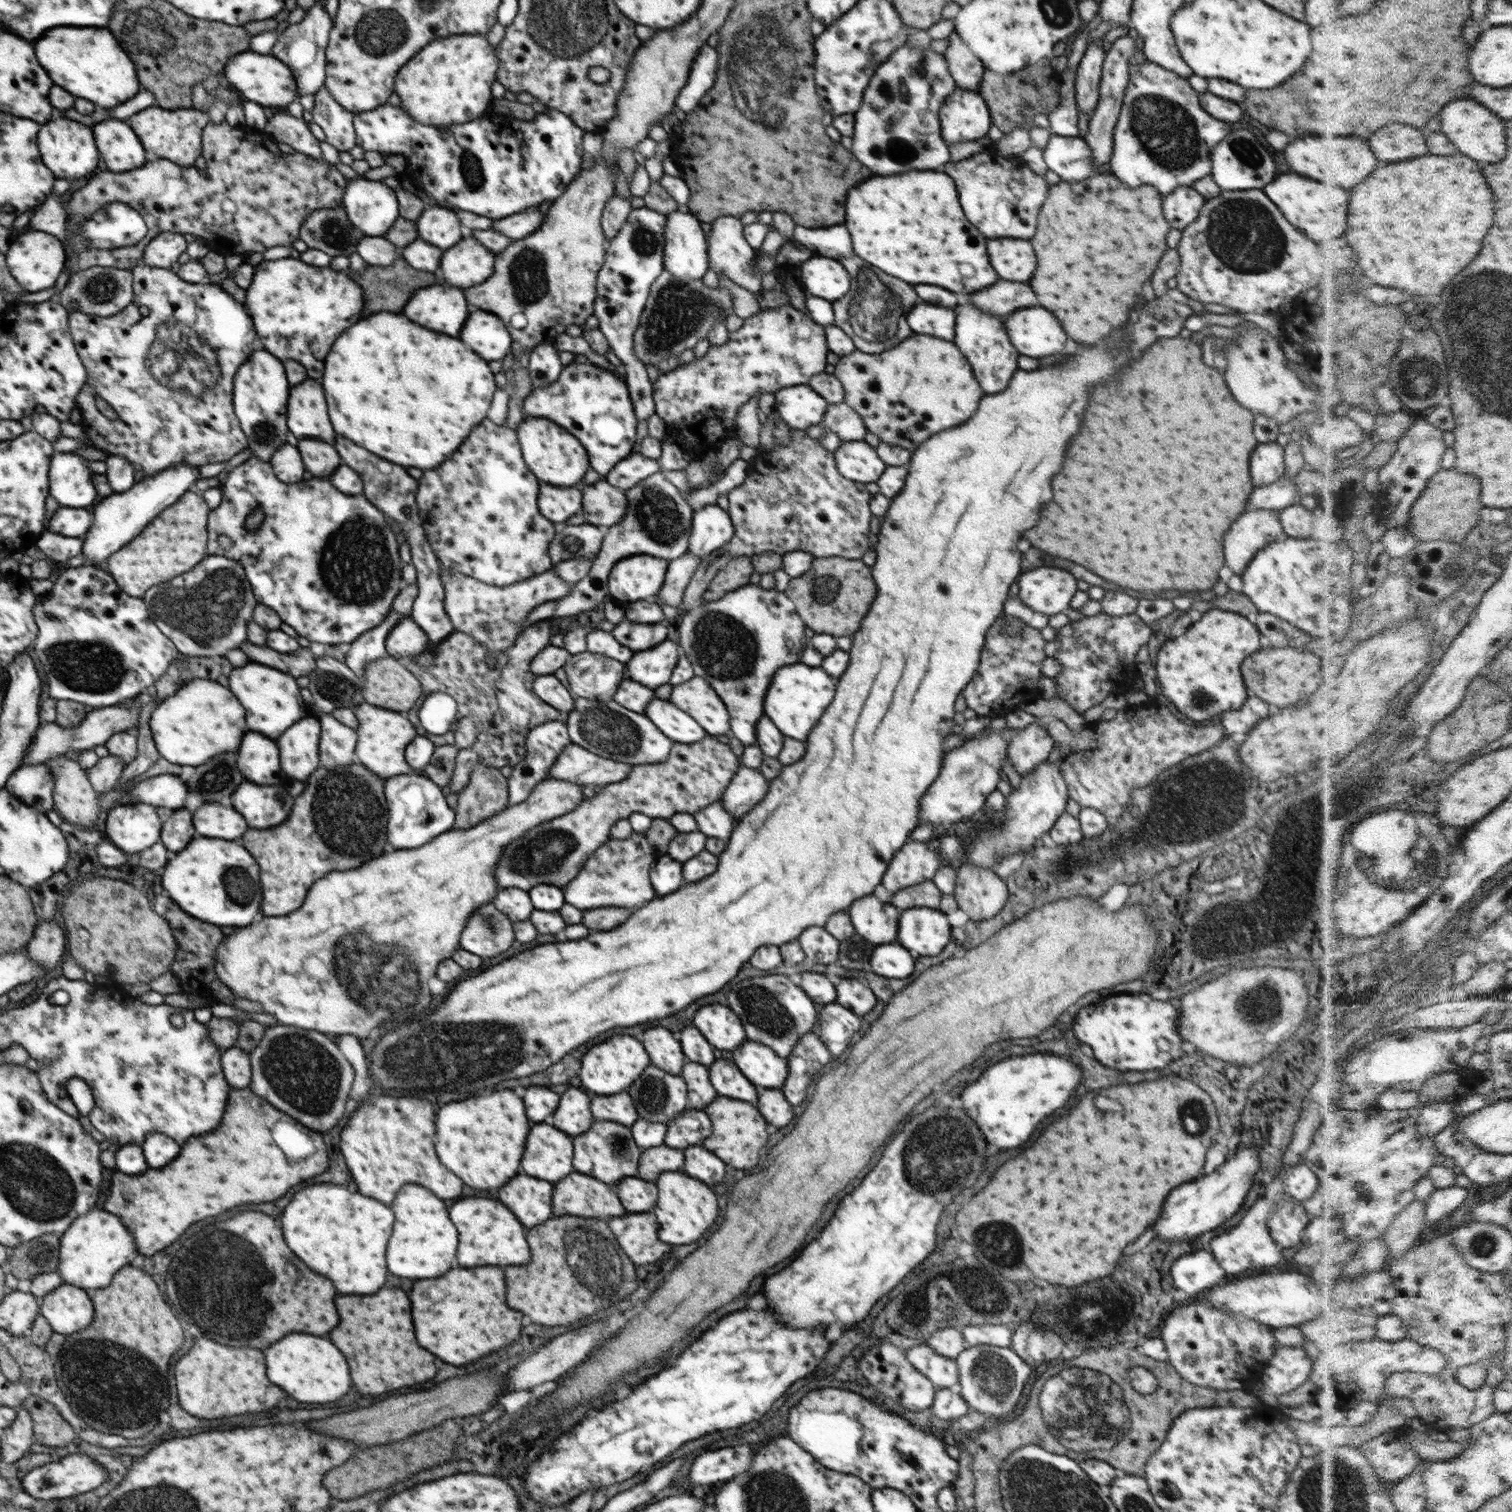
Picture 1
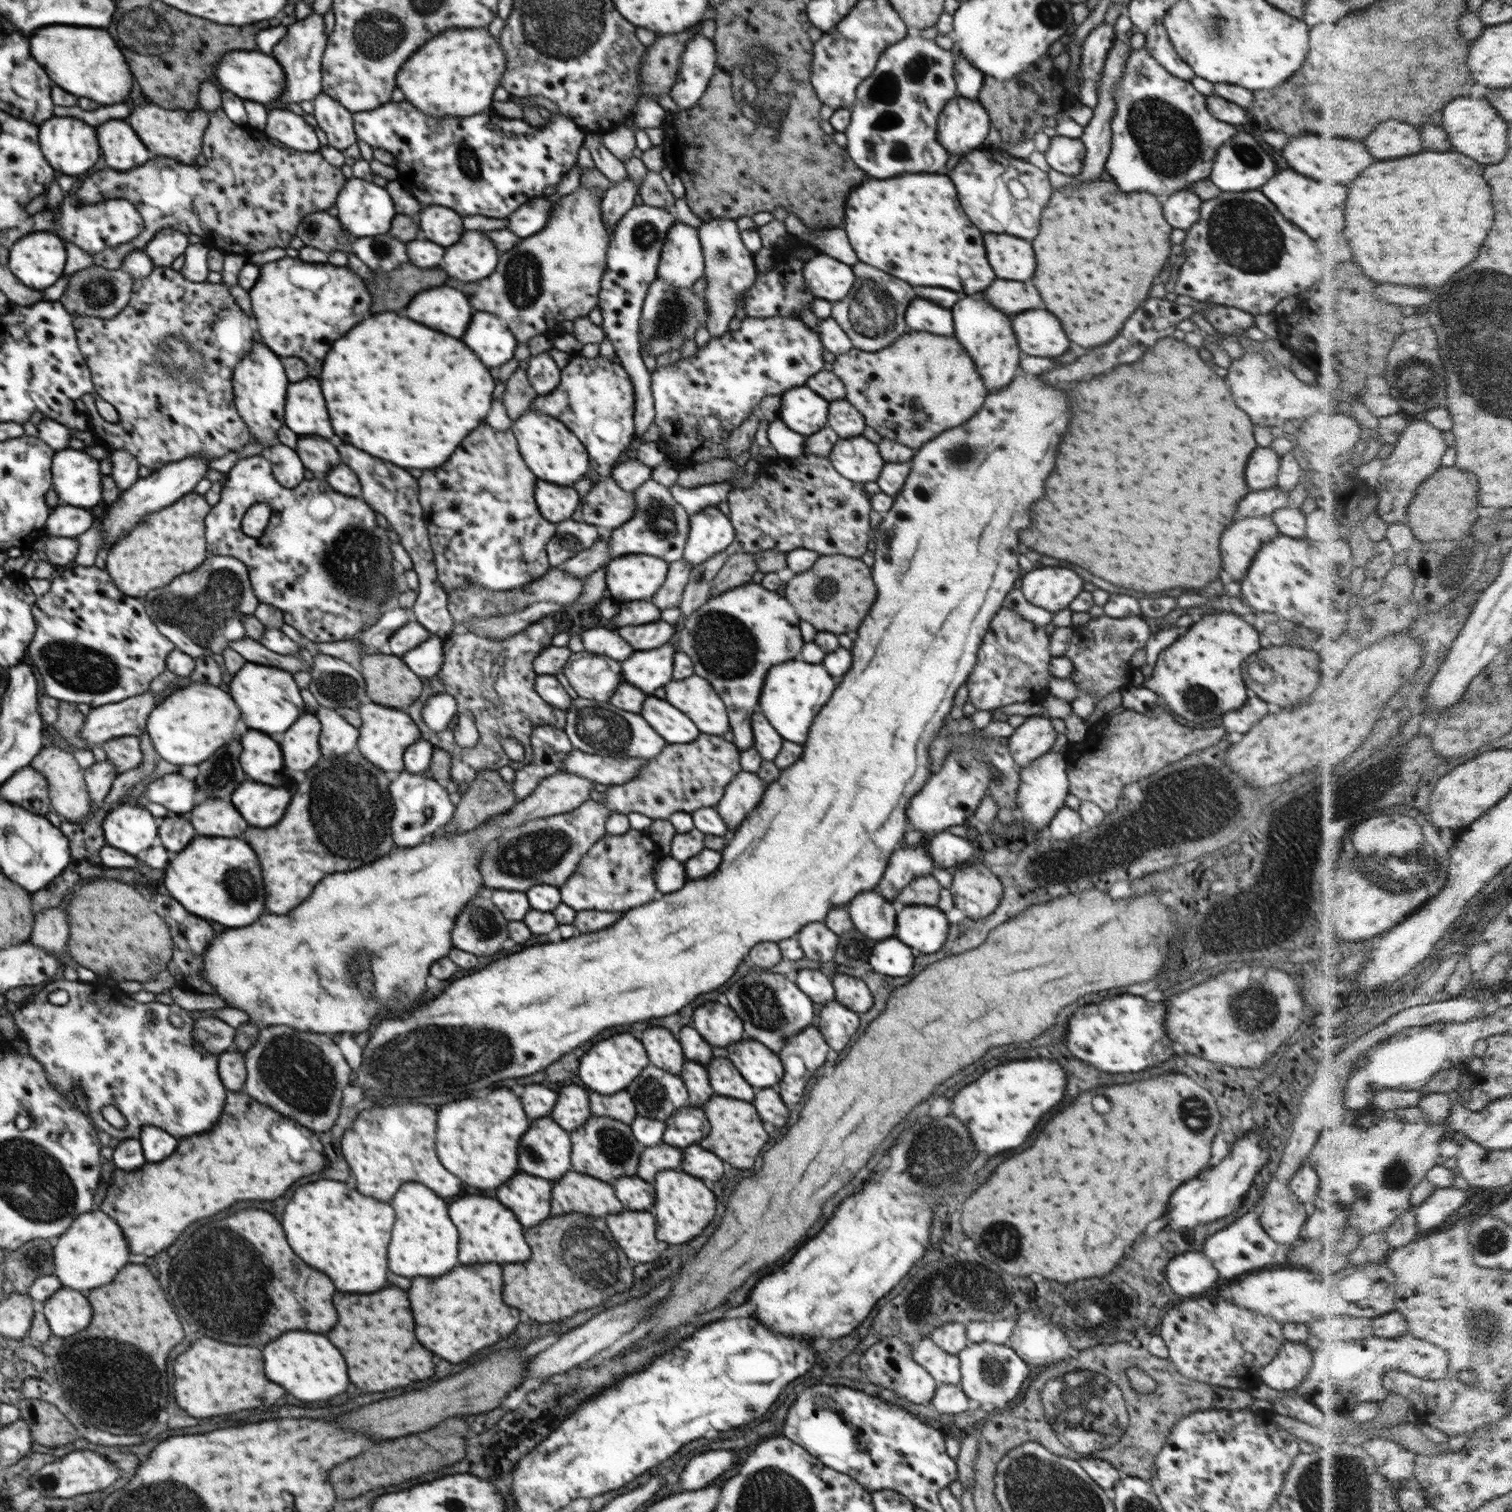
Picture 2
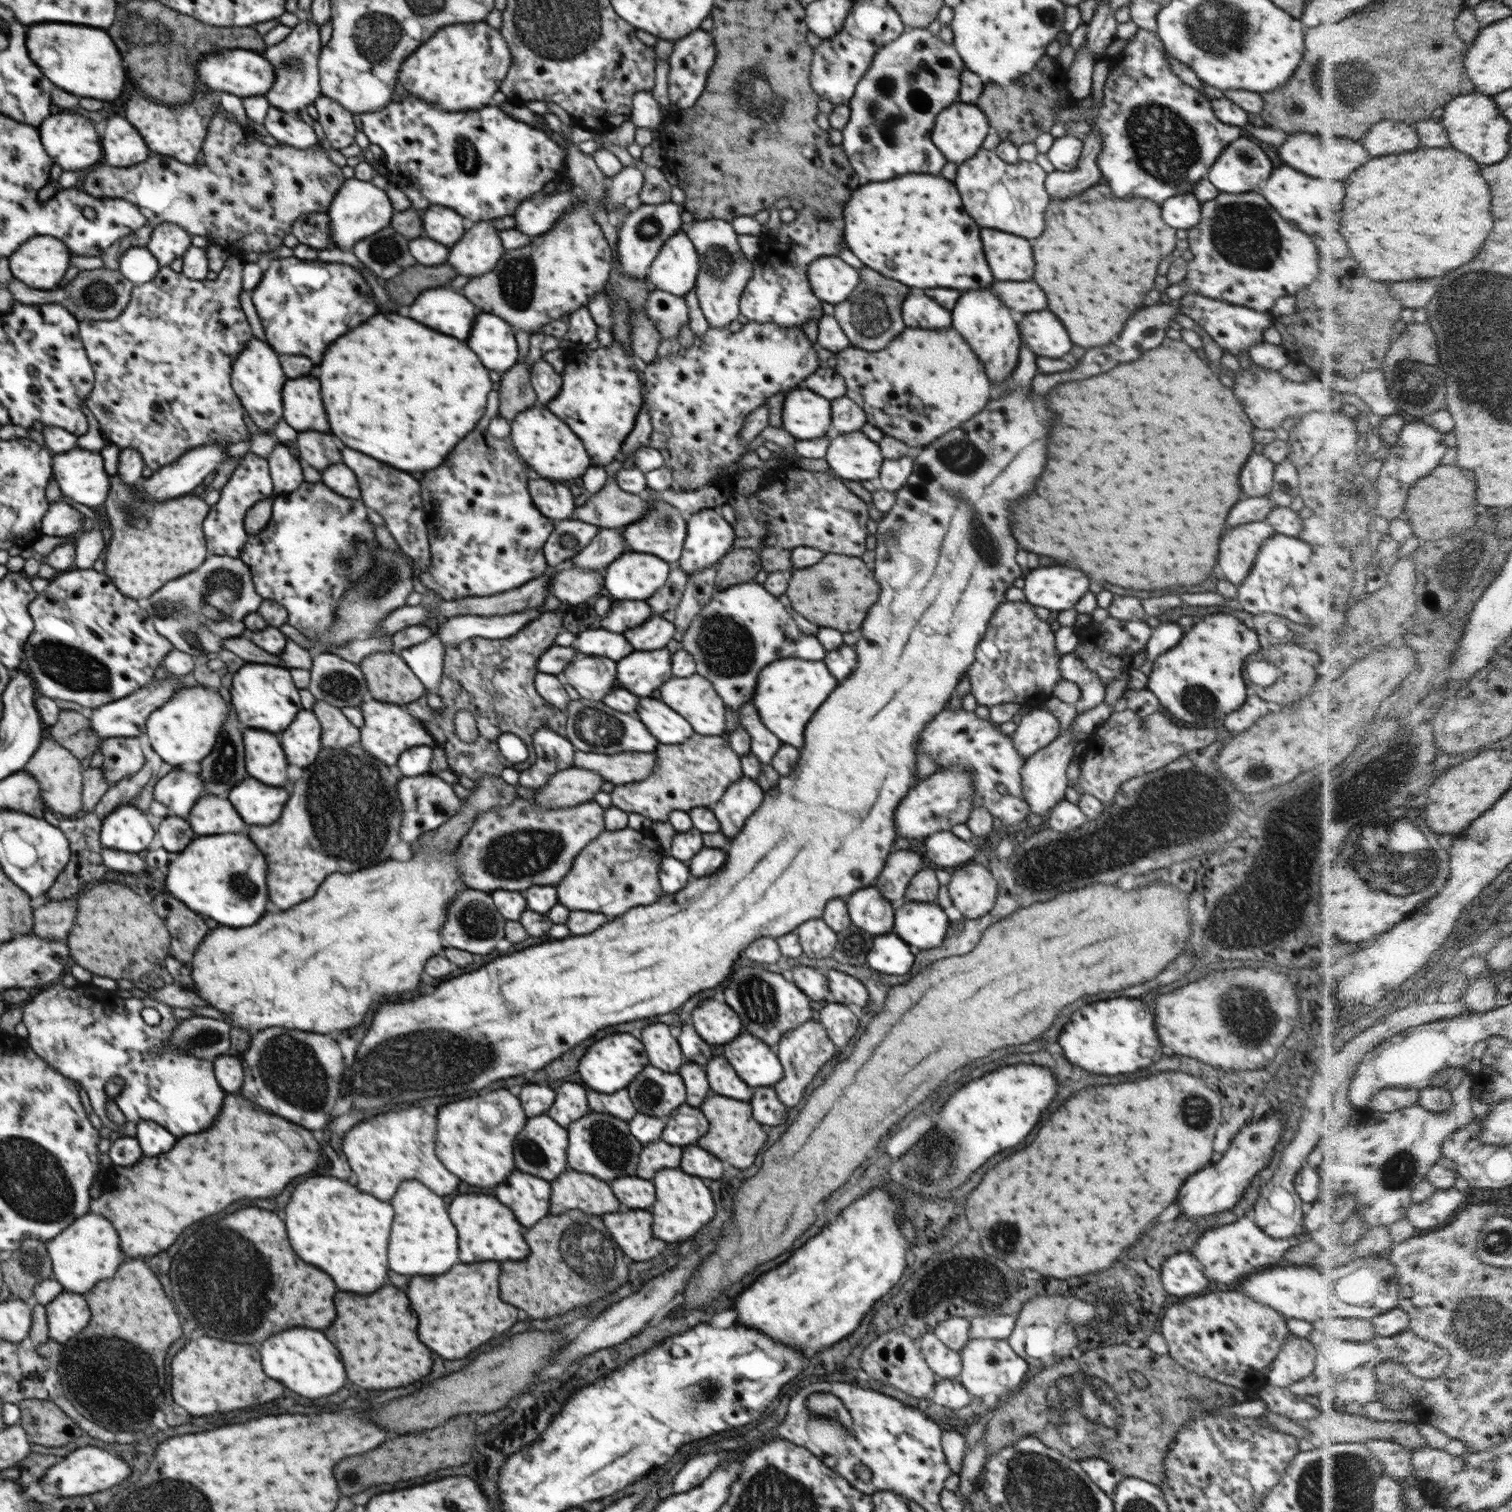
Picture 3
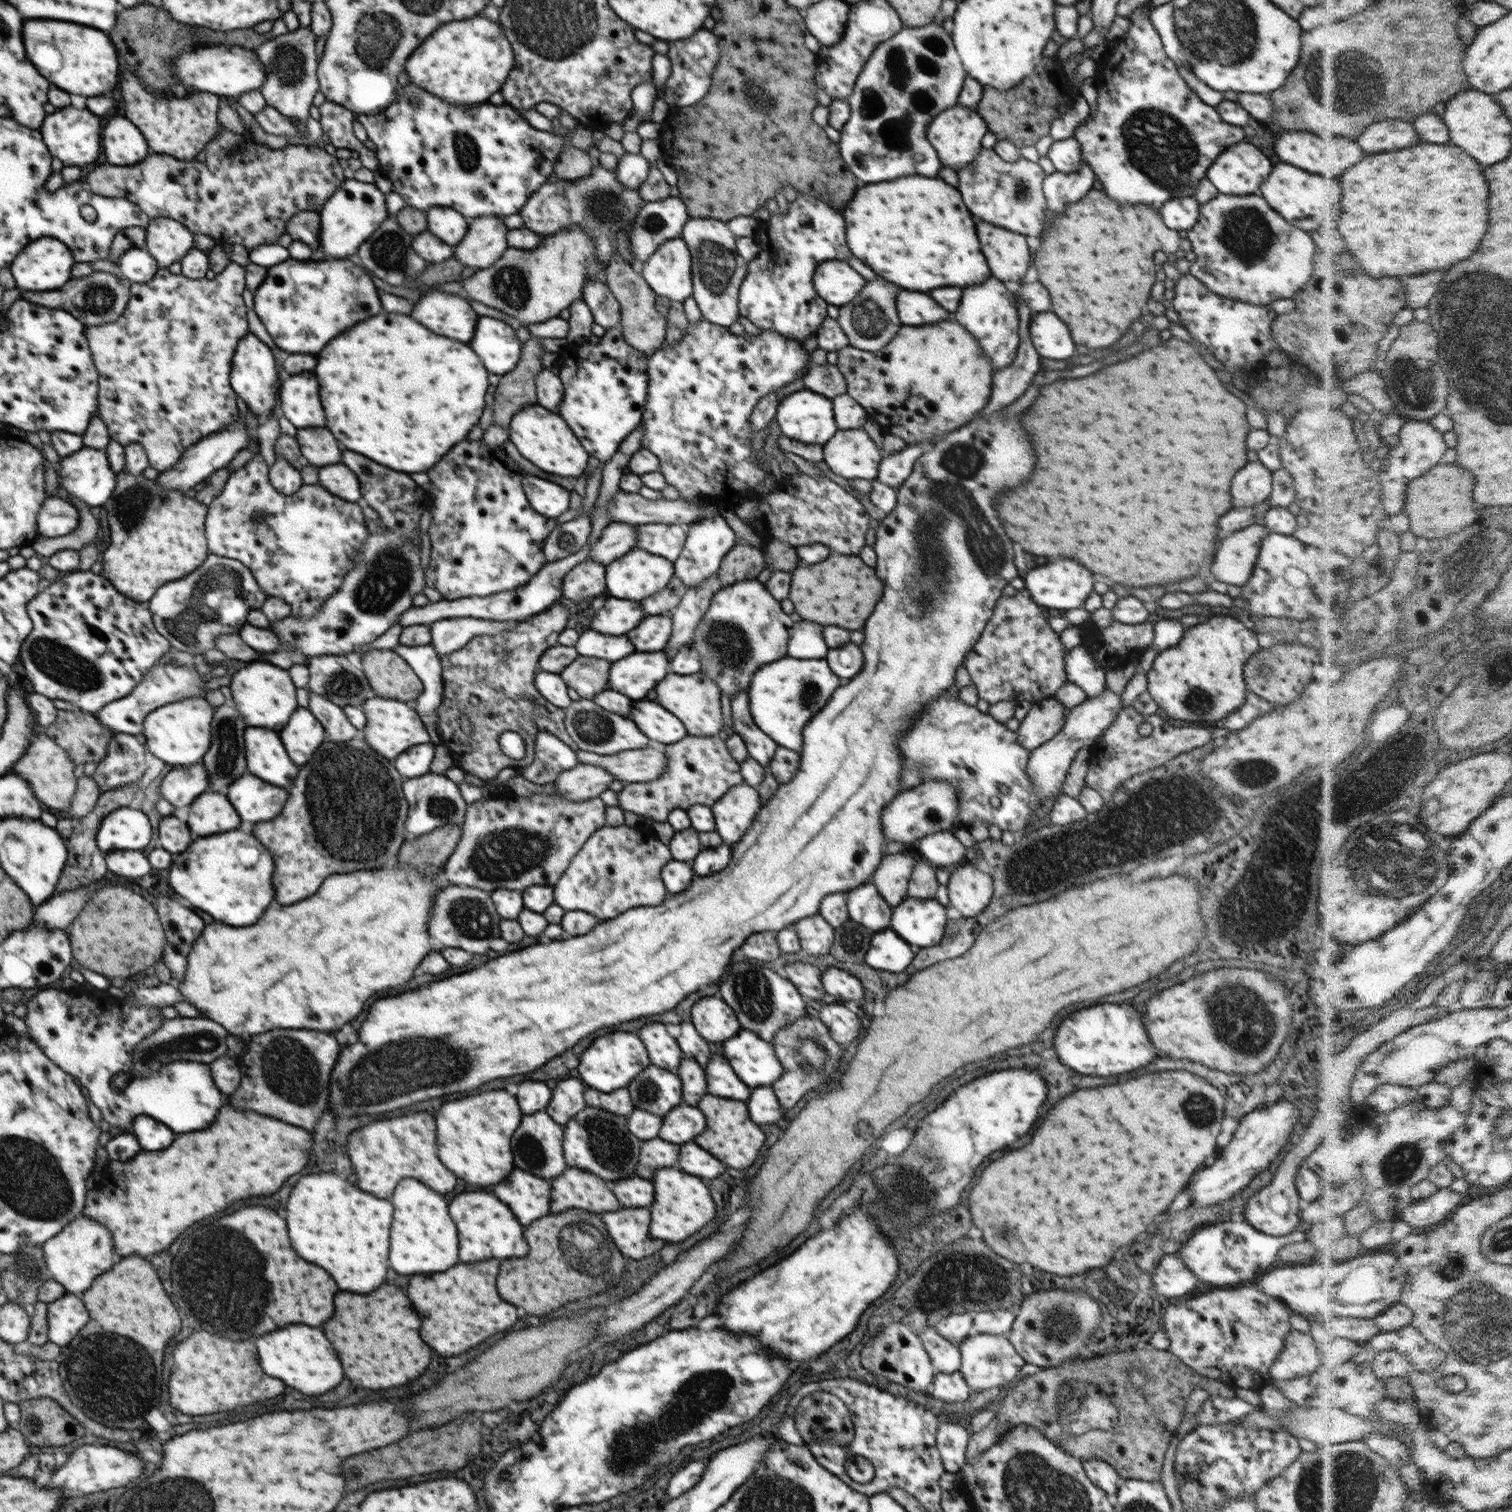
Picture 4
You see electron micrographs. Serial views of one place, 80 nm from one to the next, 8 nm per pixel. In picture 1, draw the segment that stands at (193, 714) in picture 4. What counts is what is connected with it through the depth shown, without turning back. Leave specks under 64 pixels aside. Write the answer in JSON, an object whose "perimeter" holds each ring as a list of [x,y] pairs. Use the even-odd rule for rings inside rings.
{"perimeter":[[[194,679],[155,707],[149,725],[157,751],[168,762],[200,766],[222,752],[238,750],[246,728],[246,714],[228,688],[214,680]]]}

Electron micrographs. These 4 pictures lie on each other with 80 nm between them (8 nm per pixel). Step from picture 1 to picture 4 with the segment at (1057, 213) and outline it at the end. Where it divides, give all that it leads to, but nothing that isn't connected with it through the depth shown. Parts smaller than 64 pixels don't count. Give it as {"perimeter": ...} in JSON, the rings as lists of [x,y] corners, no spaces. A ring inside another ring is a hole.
{"perimeter":[[[1092,188],[1082,200],[1070,204],[1064,214],[1052,220],[1050,230],[1044,236],[1042,246],[1038,248],[1038,254],[1034,258],[1034,266],[1038,270],[1038,280],[1050,290],[1052,312],[1060,314],[1060,318],[1068,324],[1074,342],[1090,348],[1104,348],[1114,344],[1142,314],[1142,308],[1150,298],[1150,288],[1156,280],[1154,254],[1158,250],[1170,254],[1176,252],[1179,246],[1178,231],[1164,226],[1158,210],[1144,204],[1122,206],[1110,202],[1104,192]]]}

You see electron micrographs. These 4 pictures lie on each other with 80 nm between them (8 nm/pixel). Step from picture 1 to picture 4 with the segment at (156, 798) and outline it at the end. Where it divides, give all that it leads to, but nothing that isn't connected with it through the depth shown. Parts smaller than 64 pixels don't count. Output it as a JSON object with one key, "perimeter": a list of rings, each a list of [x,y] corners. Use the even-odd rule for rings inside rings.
{"perimeter":[[[202,764],[186,766],[182,770],[165,772],[159,786],[161,798],[168,800],[174,808],[184,808],[194,802],[208,788],[208,776]]]}

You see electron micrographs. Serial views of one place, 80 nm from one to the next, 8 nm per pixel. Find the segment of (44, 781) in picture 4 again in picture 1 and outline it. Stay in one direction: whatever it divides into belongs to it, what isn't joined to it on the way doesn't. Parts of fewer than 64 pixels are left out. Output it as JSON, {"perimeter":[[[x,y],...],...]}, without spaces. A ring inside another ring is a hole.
{"perimeter":[[[61,755],[46,762],[56,779],[56,810],[63,820],[95,828],[100,816],[98,794],[76,757]]]}

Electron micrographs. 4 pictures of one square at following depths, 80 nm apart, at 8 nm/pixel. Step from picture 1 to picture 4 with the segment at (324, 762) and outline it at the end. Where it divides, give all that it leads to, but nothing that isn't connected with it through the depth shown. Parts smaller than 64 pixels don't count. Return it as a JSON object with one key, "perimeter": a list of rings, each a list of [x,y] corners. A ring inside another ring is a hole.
{"perimeter":[[[308,689],[310,706],[308,710],[325,728],[326,740],[330,742],[348,742],[360,732],[347,718],[343,707],[318,696]]]}

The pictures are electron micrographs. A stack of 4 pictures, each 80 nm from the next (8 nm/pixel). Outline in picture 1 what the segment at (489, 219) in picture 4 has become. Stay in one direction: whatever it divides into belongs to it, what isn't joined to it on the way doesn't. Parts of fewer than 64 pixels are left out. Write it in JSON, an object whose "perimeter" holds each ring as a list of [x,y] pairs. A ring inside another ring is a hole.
{"perimeter":[[[462,238],[456,246],[444,252],[440,270],[444,280],[452,286],[476,286],[492,274],[494,254],[474,242],[474,238]]]}

